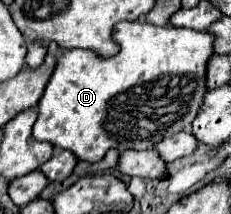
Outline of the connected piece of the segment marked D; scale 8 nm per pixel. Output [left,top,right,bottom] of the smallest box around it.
[32,21,214,163]

